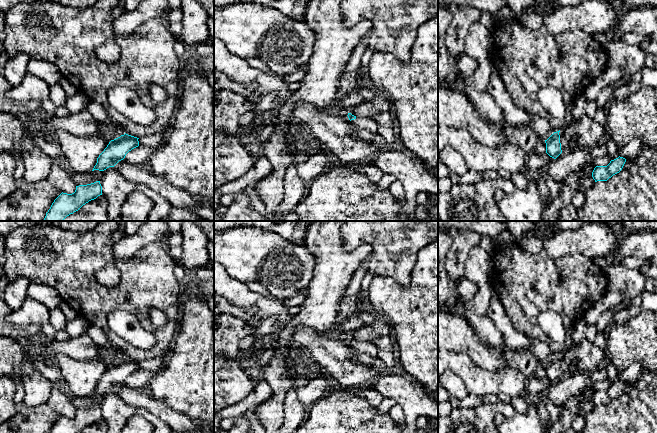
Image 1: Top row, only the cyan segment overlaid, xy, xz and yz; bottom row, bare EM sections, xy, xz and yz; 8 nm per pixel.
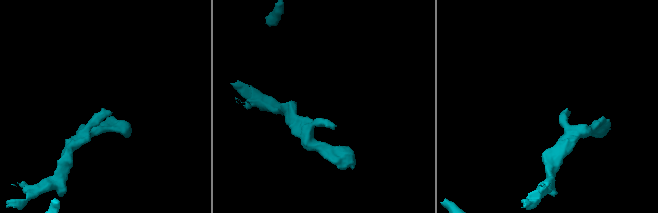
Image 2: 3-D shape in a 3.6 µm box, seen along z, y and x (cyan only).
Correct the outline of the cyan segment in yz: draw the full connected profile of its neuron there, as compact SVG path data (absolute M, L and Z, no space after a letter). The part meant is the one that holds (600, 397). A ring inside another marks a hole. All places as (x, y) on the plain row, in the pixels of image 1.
M619 380L618 382L611 384L607 390L596 390L592 396L592 401L595 406L607 405L622 394L625 386L626 383Z

